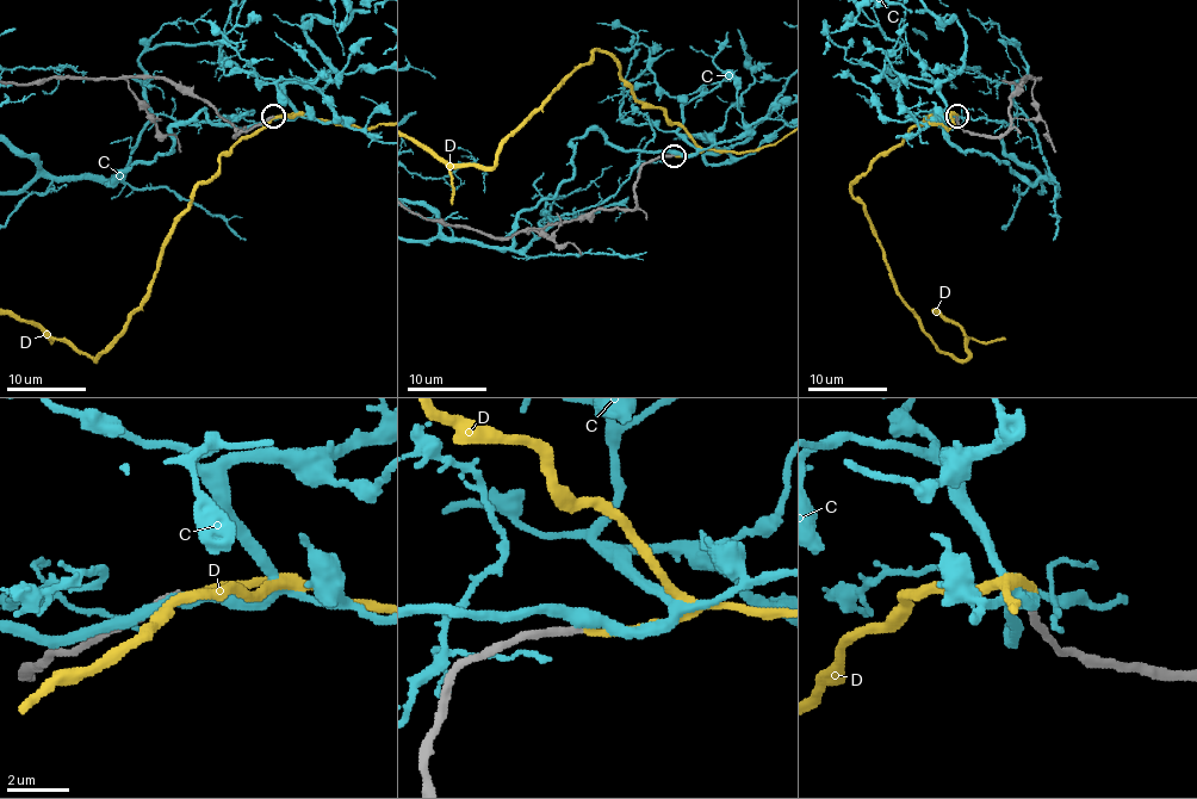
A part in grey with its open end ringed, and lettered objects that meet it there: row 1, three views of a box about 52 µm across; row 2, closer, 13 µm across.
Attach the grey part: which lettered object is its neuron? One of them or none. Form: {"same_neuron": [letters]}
{"same_neuron": ["D"]}

